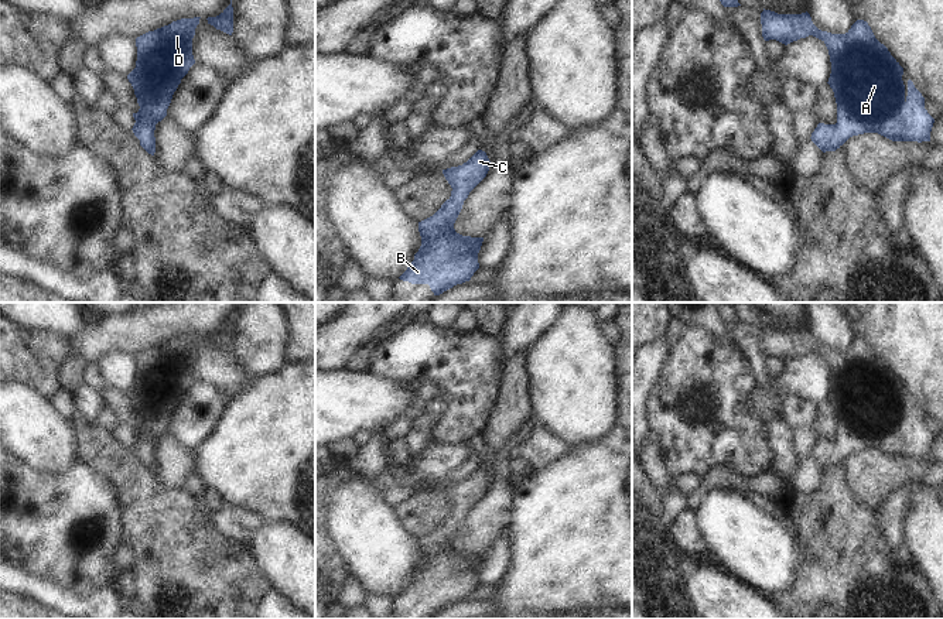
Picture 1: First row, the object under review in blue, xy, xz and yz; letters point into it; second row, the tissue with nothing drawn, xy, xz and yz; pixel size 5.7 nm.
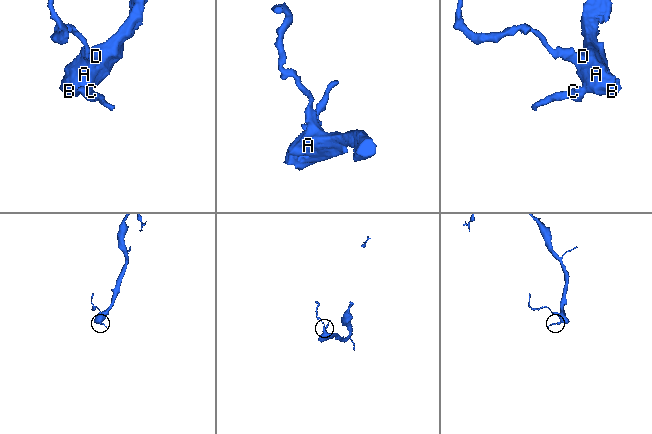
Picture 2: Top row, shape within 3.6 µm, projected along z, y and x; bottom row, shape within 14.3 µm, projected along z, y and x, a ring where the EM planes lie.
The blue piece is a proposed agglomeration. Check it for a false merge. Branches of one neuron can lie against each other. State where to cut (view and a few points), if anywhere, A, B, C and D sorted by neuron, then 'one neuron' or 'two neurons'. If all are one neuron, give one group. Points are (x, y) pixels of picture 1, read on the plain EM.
no cut; A B C D; one neuron

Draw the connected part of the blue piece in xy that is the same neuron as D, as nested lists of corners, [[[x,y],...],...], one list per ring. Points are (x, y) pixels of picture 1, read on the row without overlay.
[[[181,335],[136,355],[136,384],[127,391],[127,396],[134,406],[140,425],[137,430],[133,430],[136,440],[131,447],[140,456],[140,462],[151,472],[156,469],[156,441],[167,432],[174,408],[195,380],[192,355],[199,335]]]

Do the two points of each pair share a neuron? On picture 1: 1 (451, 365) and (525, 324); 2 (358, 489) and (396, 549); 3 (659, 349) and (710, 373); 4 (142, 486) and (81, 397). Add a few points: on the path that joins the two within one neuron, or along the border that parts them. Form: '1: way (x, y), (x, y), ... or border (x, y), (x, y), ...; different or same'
1: border (494, 339), (498, 352), (498, 370), (501, 373); different
2: way (358, 503), (358, 510), (382, 534); same
3: border (670, 345), (670, 352), (655, 385); different
4: border (77, 410), (95, 426); different

